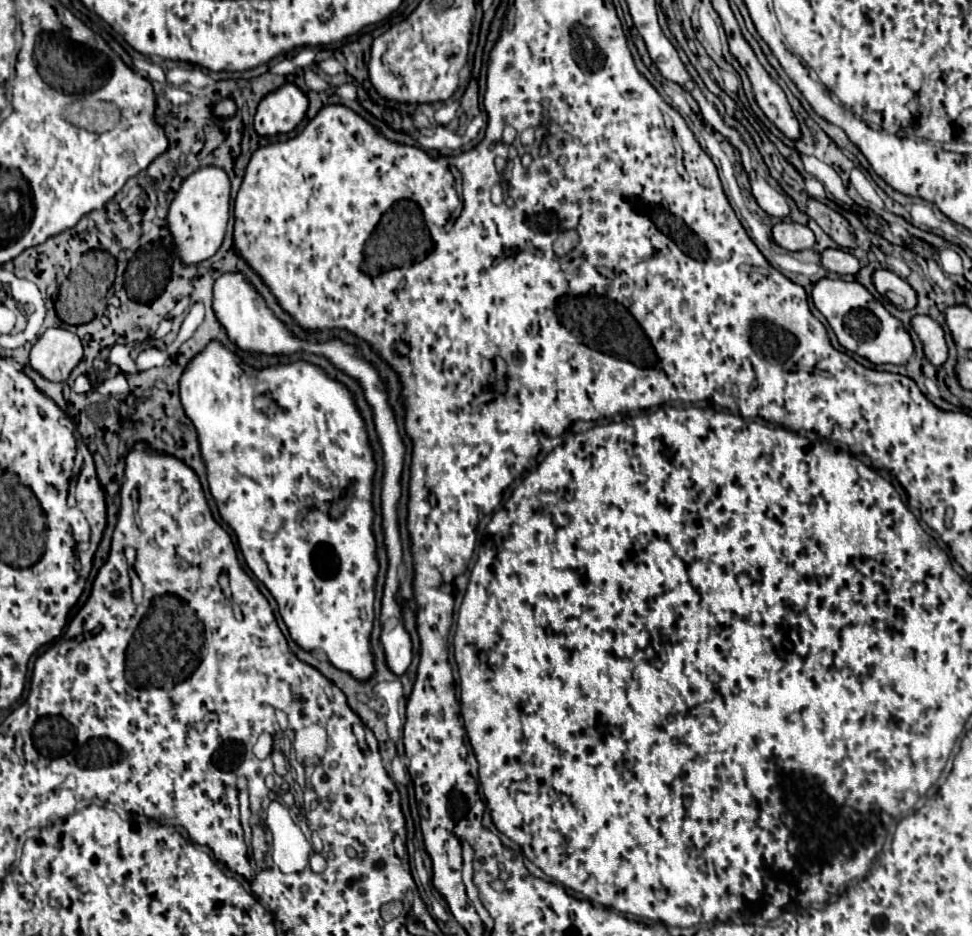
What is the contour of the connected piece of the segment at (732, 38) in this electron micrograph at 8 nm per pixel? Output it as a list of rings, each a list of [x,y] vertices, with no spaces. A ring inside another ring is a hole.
[[[713,4],[713,8],[715,8],[715,12],[719,14],[719,18],[721,18],[721,22],[723,22],[723,28],[725,28],[725,34],[727,34],[727,40],[729,40],[729,50],[731,50],[731,54],[737,58],[737,62],[739,62],[741,68],[747,72],[747,76],[749,76],[749,80],[751,80],[751,84],[753,84],[753,94],[759,108],[763,110],[763,114],[765,114],[787,138],[799,140],[799,138],[801,138],[799,122],[797,122],[797,118],[795,118],[795,114],[793,114],[793,110],[791,110],[791,106],[789,106],[789,102],[787,102],[785,92],[783,92],[781,86],[767,74],[767,70],[761,66],[761,62],[759,62],[757,56],[753,54],[751,46],[747,44],[747,40],[743,38],[741,30],[739,30],[739,24],[737,24],[737,20],[735,20],[729,4]]]

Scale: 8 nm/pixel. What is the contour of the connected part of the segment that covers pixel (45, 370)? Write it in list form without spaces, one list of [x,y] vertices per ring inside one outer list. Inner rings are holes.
[[[47,328],[31,348],[31,366],[51,382],[65,382],[81,362],[83,346],[77,334],[65,328]]]

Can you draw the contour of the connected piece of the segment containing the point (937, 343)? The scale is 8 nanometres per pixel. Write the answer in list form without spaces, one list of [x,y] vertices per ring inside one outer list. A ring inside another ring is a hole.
[[[913,316],[911,326],[923,344],[925,358],[933,366],[941,366],[947,360],[947,344],[945,344],[941,326],[937,322],[933,322],[929,316]]]

